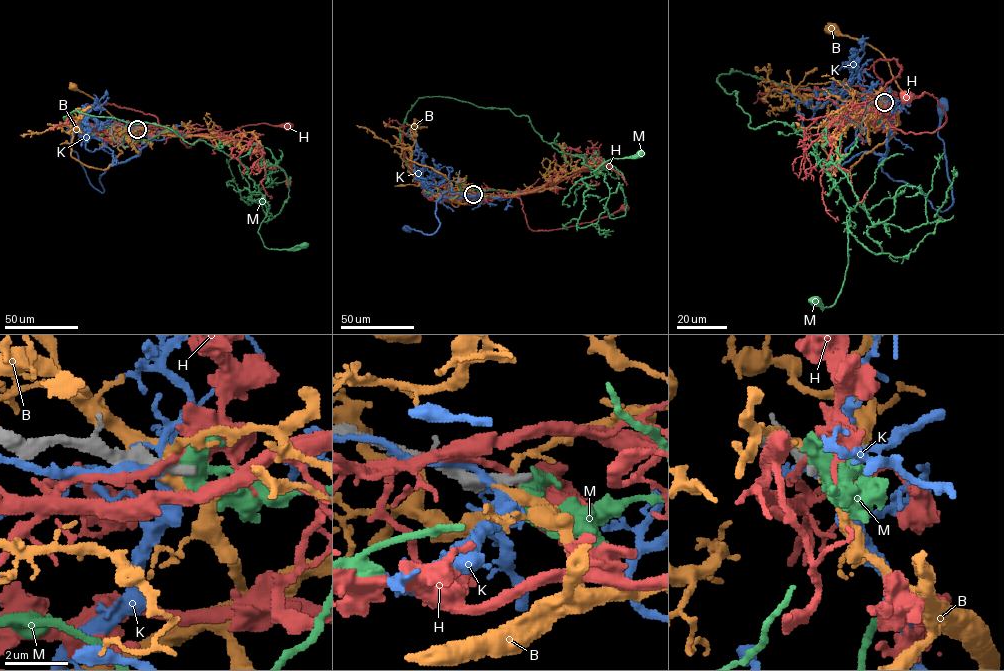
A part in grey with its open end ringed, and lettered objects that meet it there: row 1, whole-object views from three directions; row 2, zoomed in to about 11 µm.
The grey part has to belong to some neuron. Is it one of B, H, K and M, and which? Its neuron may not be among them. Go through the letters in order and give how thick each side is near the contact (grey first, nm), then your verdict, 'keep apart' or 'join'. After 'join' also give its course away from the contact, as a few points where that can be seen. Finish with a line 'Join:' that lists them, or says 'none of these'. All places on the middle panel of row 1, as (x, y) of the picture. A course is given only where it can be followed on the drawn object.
B: calibres 500 and 240 nm; keep apart
H: calibres 500 and 280 nm; keep apart
K: calibres 440 and 260 nm; keep apart
M: calibres 380 and 500 nm; keep apart
Join: none of these

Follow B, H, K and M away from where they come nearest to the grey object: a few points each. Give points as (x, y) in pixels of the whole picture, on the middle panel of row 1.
B: (473, 194), (476, 199), (472, 201), (453, 200), (459, 204), (454, 207), (430, 190), (409, 164)
H: (473, 194), (516, 196), (532, 230), (551, 230), (590, 222), (624, 207)
K: (471, 194), (468, 199), (475, 196), (444, 193), (437, 201), (439, 228), (432, 234), (406, 226), (406, 229)
M: (474, 194), (427, 191), (402, 159), (399, 130), (419, 98), (527, 116), (595, 174), (640, 154)

